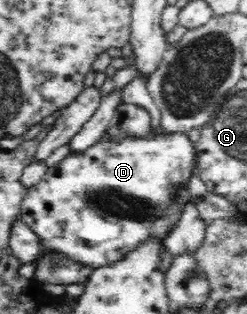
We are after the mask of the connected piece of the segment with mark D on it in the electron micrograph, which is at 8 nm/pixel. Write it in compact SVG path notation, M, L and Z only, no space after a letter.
M163 131L157 133L150 133L148 138L133 139L133 136L128 136L127 139L121 140L119 143L109 143L107 136L93 144L83 152L68 154L57 166L48 167L43 175L43 178L35 185L28 188L26 195L22 202L22 209L20 220L27 226L31 227L33 232L39 235L41 239L41 251L43 249L55 249L61 251L69 258L89 265L92 269L99 265L107 265L111 261L119 260L127 251L134 249L143 239L149 235L165 235L169 234L174 229L175 223L178 221L183 208L176 206L172 200L172 192L181 184L189 184L193 170L195 170L195 160L197 160L196 150L194 144L189 140L185 133L171 133Z

